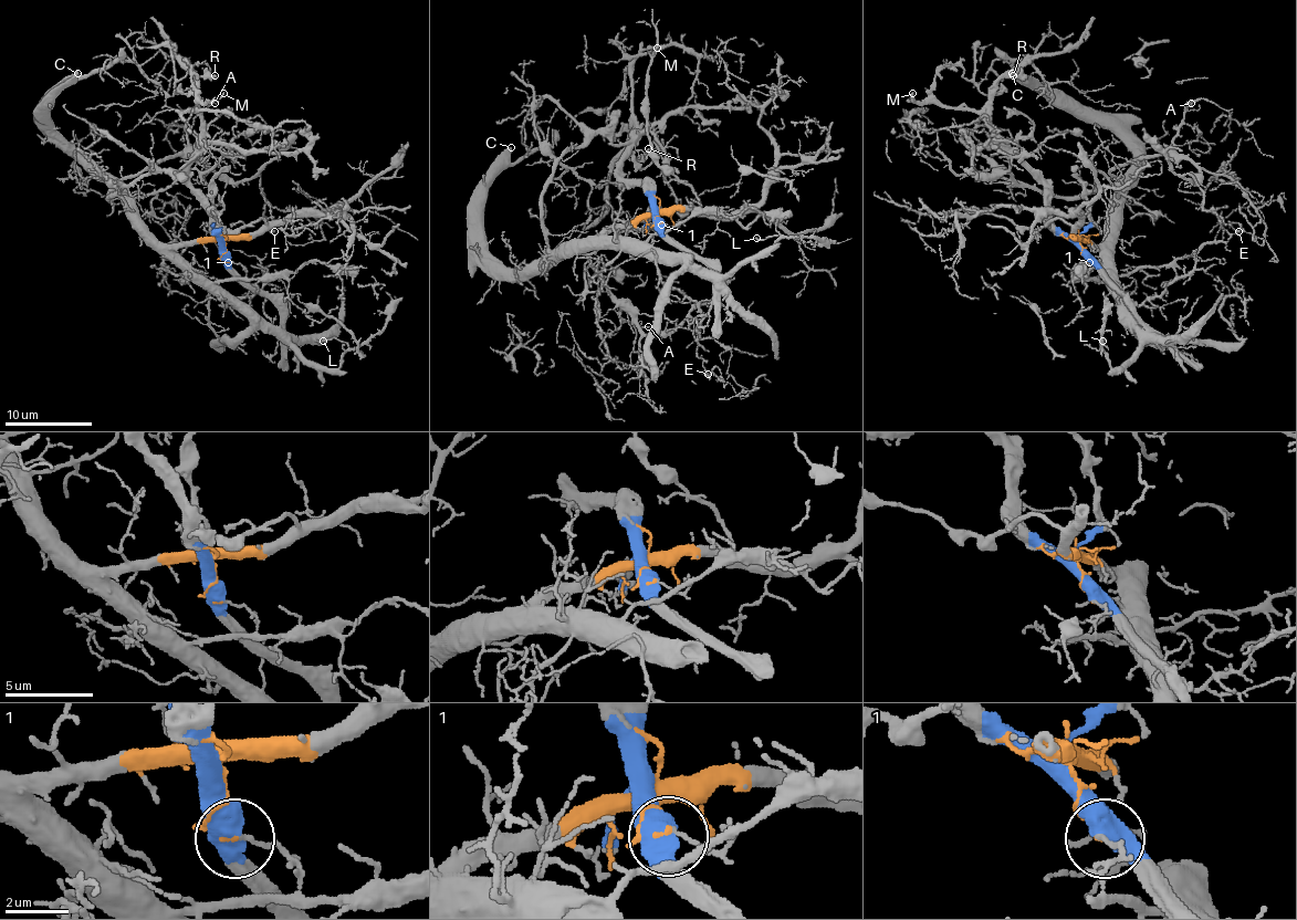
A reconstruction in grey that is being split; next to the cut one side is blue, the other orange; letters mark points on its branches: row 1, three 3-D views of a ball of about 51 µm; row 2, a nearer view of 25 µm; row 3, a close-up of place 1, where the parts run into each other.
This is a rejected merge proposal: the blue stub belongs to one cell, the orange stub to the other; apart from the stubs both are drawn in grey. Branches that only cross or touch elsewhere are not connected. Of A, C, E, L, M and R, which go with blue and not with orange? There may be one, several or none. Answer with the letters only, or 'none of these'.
M, R

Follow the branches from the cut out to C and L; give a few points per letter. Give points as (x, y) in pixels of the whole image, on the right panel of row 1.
C: (1080, 246), (1100, 246), (1107, 234), (1108, 201), (1128, 179), (1132, 152), (1112, 132), (1047, 101), (1013, 73)
L: (1080, 246), (1094, 267), (1089, 275), (1108, 284), (1132, 317), (1139, 347), (1119, 367), (1110, 365), (1102, 341)

